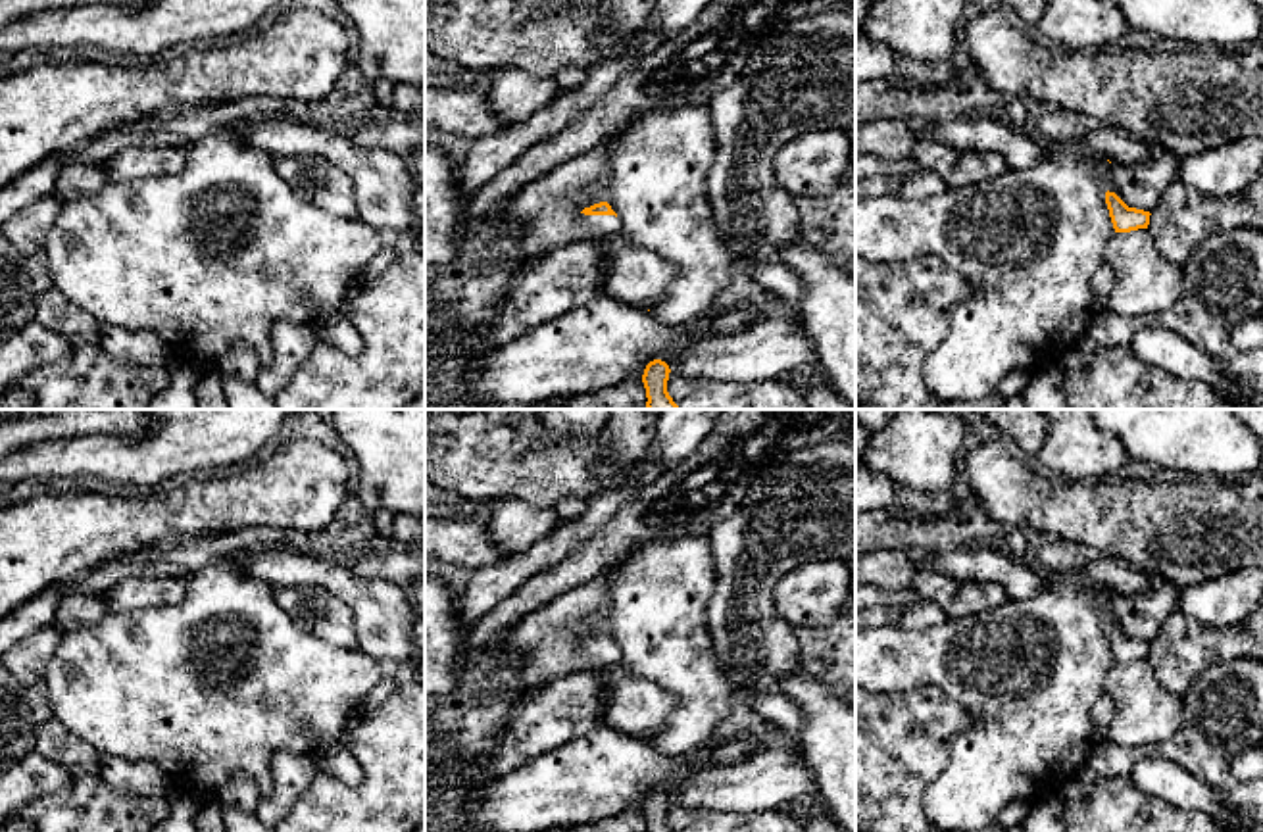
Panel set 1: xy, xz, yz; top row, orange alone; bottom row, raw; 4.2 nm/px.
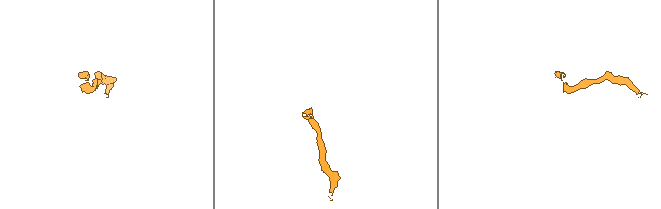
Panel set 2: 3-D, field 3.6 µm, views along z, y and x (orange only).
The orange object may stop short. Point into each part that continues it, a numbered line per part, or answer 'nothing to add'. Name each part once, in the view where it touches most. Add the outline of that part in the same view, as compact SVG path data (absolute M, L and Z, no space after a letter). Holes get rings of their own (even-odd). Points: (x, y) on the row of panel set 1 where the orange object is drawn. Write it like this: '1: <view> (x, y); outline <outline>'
1: xz (543, 216); outline M600 142L525 184L504 213L490 217L488 231L517 261L534 261L581 238L621 234L619 217L584 215L575 204L577 196L602 196L607 173L607 144Z

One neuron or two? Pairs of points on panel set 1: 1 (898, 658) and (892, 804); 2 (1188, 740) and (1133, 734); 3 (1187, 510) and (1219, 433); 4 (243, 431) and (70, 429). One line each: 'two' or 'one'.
1: two
2: two
3: two
4: two

